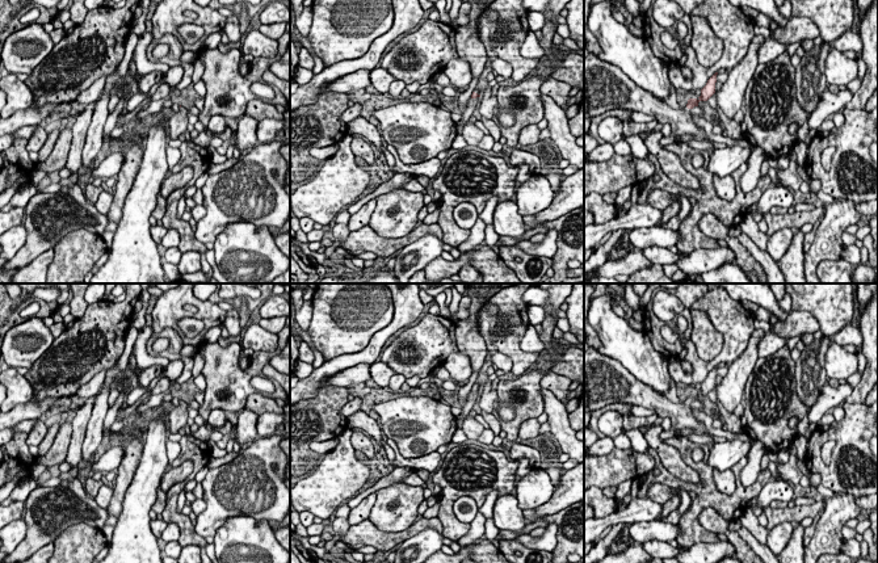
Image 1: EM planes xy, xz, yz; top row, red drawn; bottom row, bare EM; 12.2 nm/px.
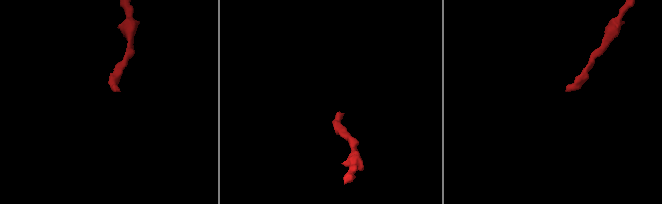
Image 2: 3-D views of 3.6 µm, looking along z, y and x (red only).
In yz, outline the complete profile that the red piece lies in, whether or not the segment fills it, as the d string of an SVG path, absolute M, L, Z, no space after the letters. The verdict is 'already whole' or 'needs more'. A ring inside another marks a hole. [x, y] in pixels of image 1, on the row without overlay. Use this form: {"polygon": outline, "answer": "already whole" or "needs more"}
{"polygon": "M588 348L584 352L584 413L613 403L633 404L652 409L661 419L669 417L673 430L692 428L694 434L711 436L715 444L727 441L726 437L713 436L707 428L693 416L693 409L690 407L694 400L698 400L700 395L707 395L715 387L717 369L718 366L707 374L698 392L689 392L685 402L673 403L637 379L619 361L602 356L593 348Z", "answer": "needs more"}

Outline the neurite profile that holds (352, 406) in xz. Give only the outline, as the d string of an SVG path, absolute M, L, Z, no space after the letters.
M356 396L353 400L346 402L346 404L341 408L341 415L344 417L352 416L357 411L360 411L364 400L365 398Z

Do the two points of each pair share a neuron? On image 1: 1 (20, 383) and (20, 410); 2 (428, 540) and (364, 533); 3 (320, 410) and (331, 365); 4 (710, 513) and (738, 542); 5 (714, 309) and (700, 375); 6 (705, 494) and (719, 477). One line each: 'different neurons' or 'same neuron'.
1: different neurons
2: different neurons
3: different neurons
4: same neuron
5: same neuron
6: different neurons

